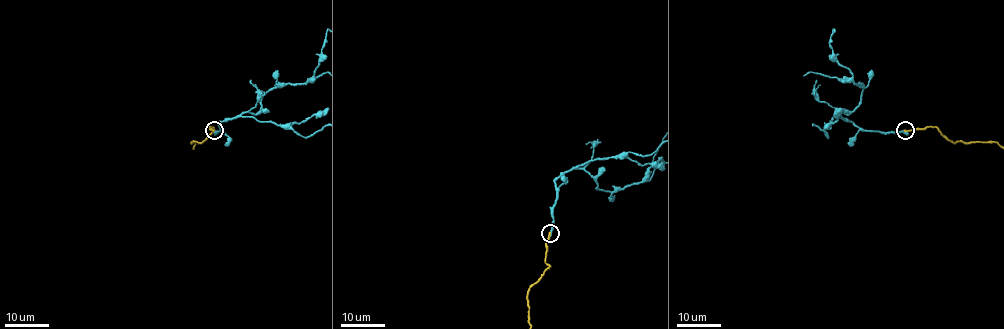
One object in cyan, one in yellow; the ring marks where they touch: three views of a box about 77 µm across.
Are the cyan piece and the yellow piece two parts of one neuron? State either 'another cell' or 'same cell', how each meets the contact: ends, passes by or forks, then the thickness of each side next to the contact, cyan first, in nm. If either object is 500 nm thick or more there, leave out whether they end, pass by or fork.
another cell; calibres 500 and 360 nm

